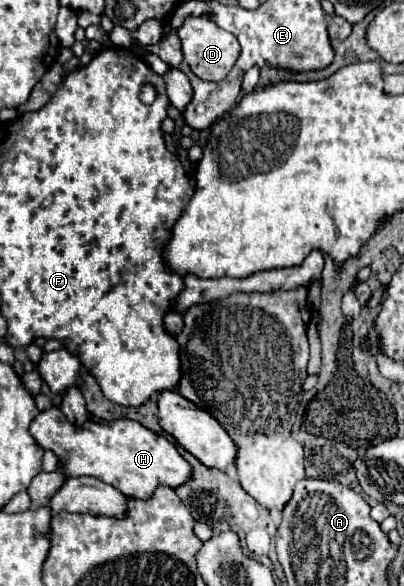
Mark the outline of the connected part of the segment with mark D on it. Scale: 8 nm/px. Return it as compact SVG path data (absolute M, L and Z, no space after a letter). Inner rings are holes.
M186 16L178 28L178 38L182 42L182 52L190 70L202 80L224 80L240 54L238 40L230 32L220 30L212 16Z

